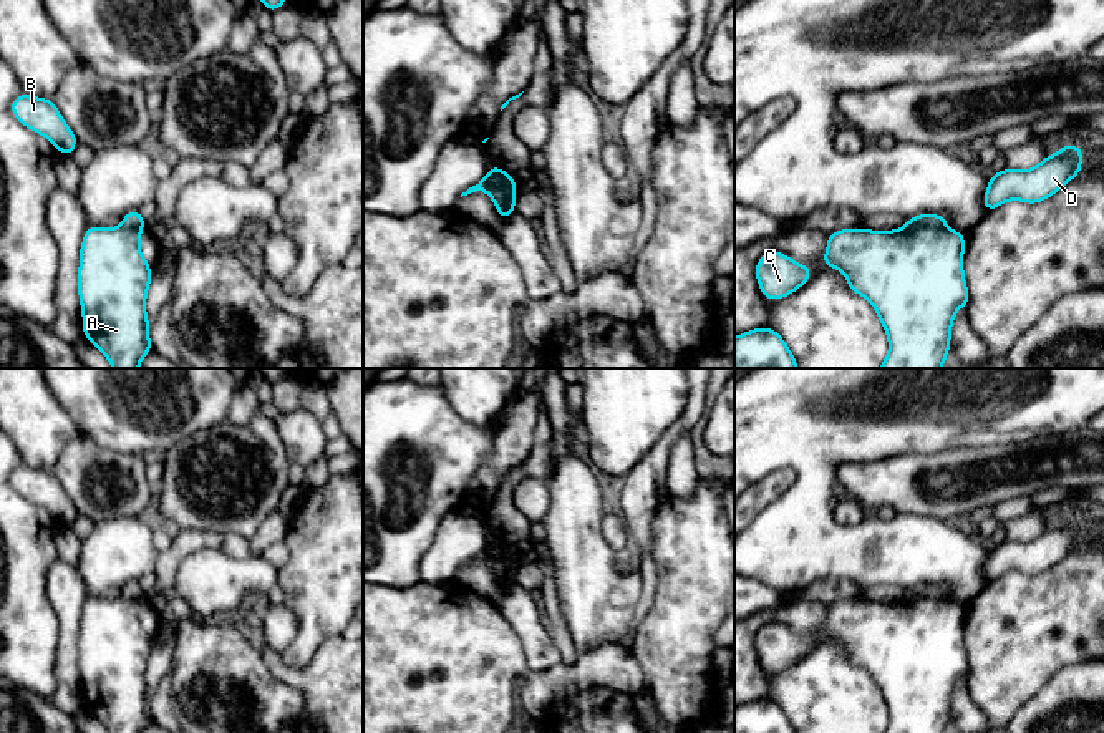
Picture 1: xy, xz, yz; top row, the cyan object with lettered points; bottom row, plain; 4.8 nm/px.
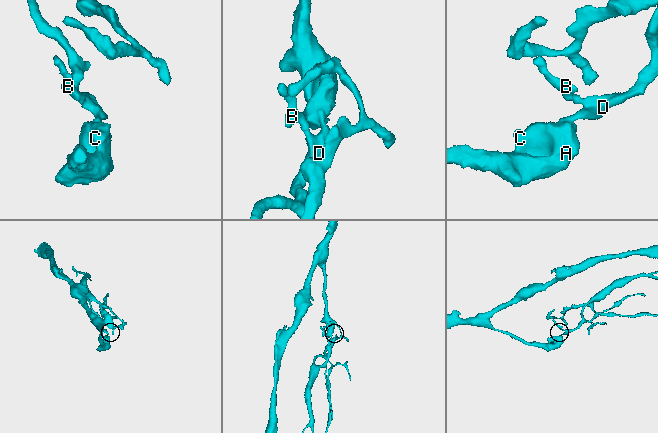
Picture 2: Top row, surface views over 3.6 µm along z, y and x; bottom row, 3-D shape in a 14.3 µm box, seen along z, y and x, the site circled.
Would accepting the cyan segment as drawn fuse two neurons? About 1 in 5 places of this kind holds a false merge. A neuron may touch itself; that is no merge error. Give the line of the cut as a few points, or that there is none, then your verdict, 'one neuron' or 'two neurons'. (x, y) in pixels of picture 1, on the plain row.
cut in yz along (907, 594), (944, 597); two neurons

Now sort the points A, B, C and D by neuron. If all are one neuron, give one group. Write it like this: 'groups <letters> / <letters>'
groups A C / B D

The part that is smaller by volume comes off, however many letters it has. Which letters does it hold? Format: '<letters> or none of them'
B, D

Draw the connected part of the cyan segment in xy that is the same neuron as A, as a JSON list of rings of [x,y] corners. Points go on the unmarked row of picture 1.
[[[90,597],[80,619],[78,668],[83,706],[109,733],[141,733],[151,721],[146,668],[153,650],[149,633],[139,622],[141,600]]]

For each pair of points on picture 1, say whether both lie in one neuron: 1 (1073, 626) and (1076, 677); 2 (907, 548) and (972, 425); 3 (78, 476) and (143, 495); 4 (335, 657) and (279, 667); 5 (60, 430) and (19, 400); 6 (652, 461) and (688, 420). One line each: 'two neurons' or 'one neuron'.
1: two neurons
2: one neuron
3: one neuron
4: one neuron
5: one neuron
6: one neuron

